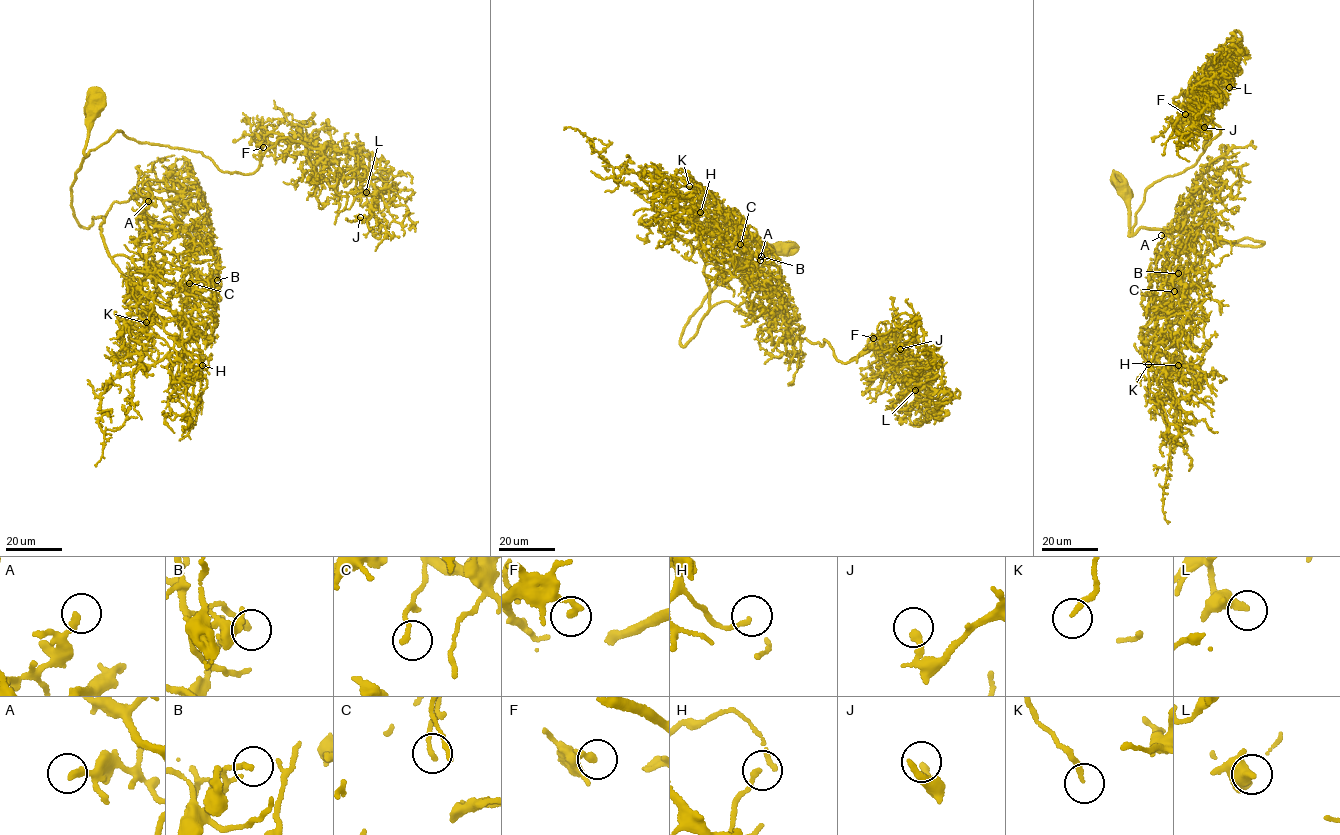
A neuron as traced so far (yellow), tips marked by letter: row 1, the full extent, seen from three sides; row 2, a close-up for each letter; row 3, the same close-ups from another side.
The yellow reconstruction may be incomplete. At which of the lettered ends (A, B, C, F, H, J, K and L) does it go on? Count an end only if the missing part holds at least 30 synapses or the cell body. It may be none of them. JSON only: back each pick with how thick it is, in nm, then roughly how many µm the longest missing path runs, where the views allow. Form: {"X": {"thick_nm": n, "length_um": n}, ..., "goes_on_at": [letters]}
{"goes_on_at": []}

